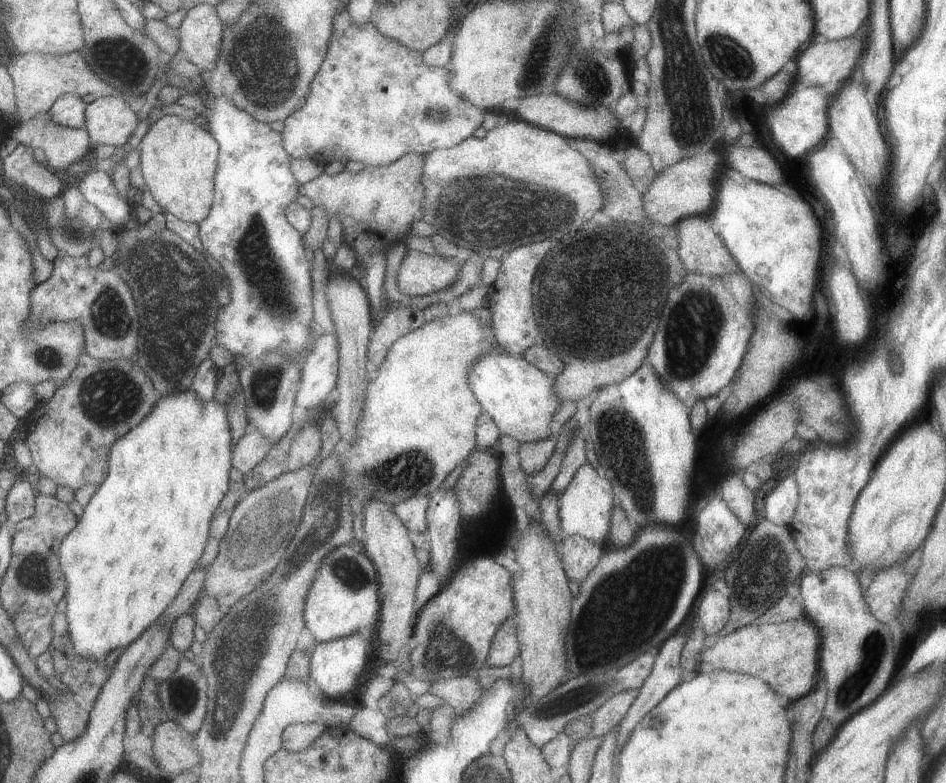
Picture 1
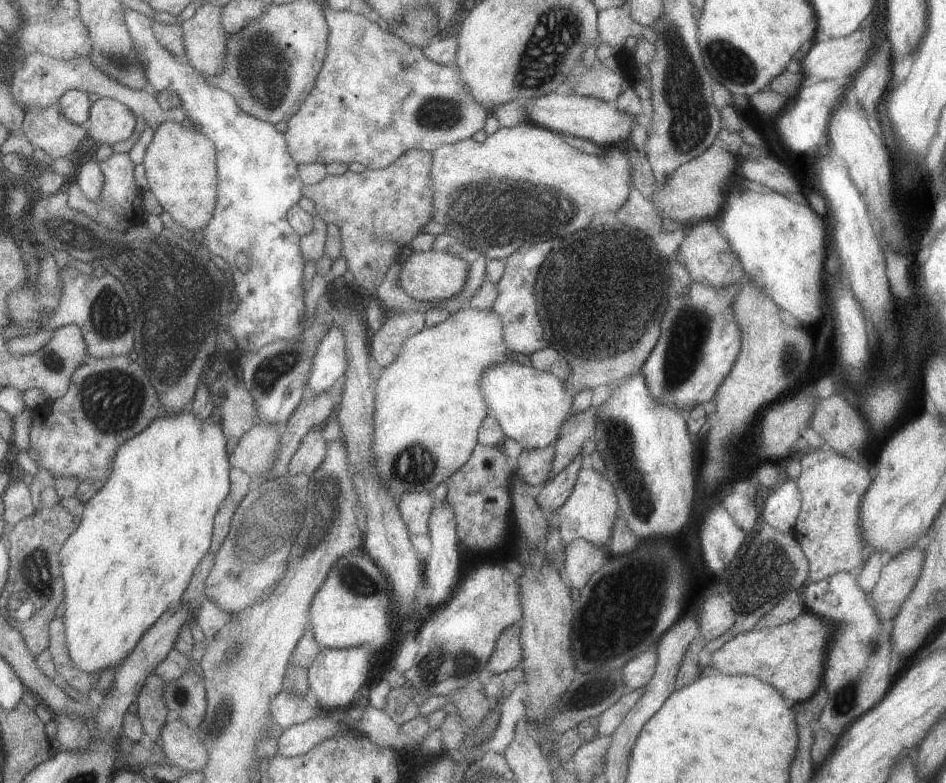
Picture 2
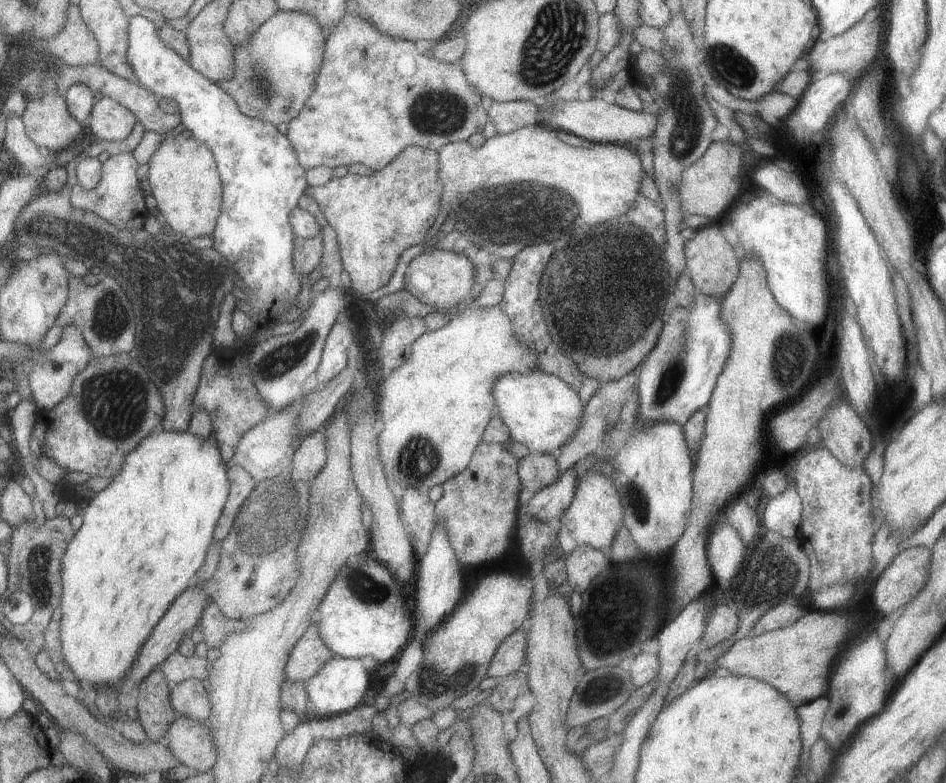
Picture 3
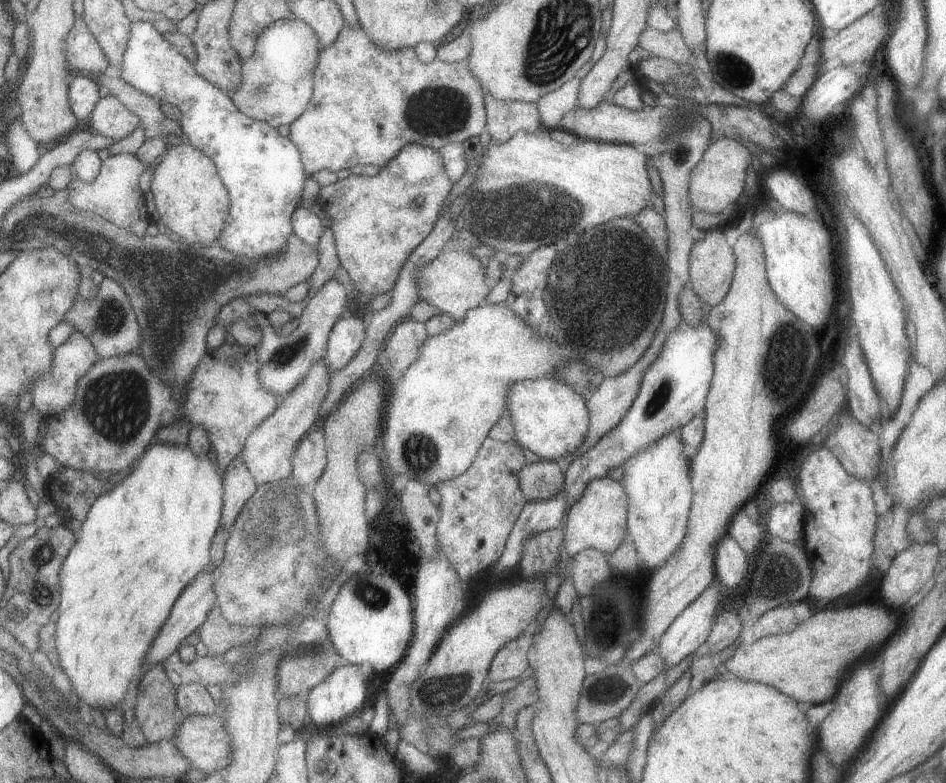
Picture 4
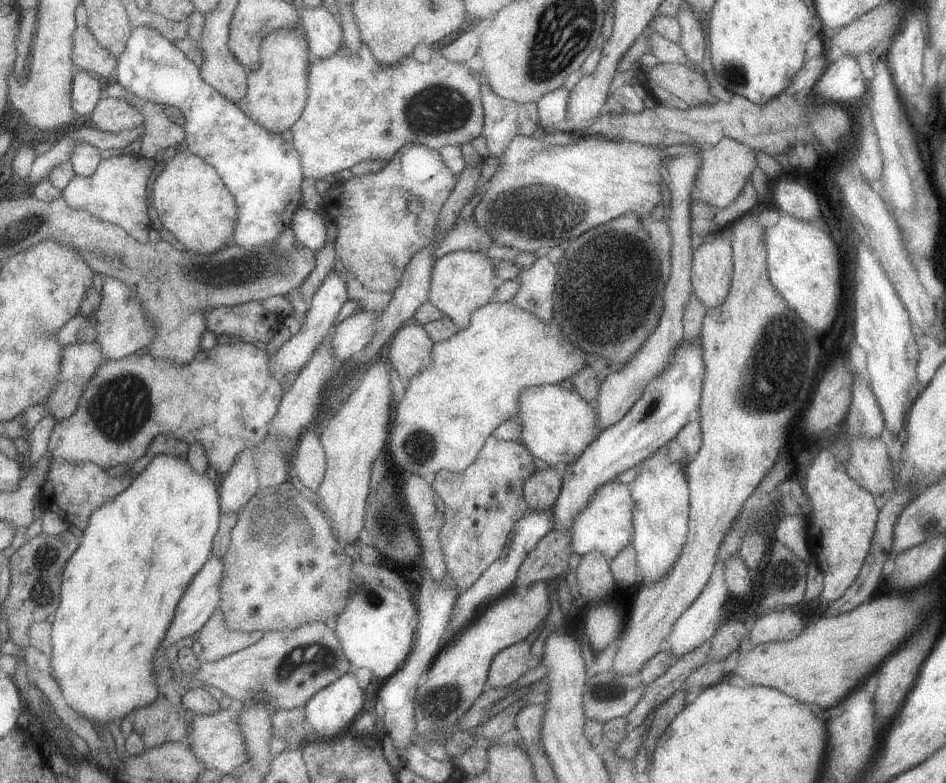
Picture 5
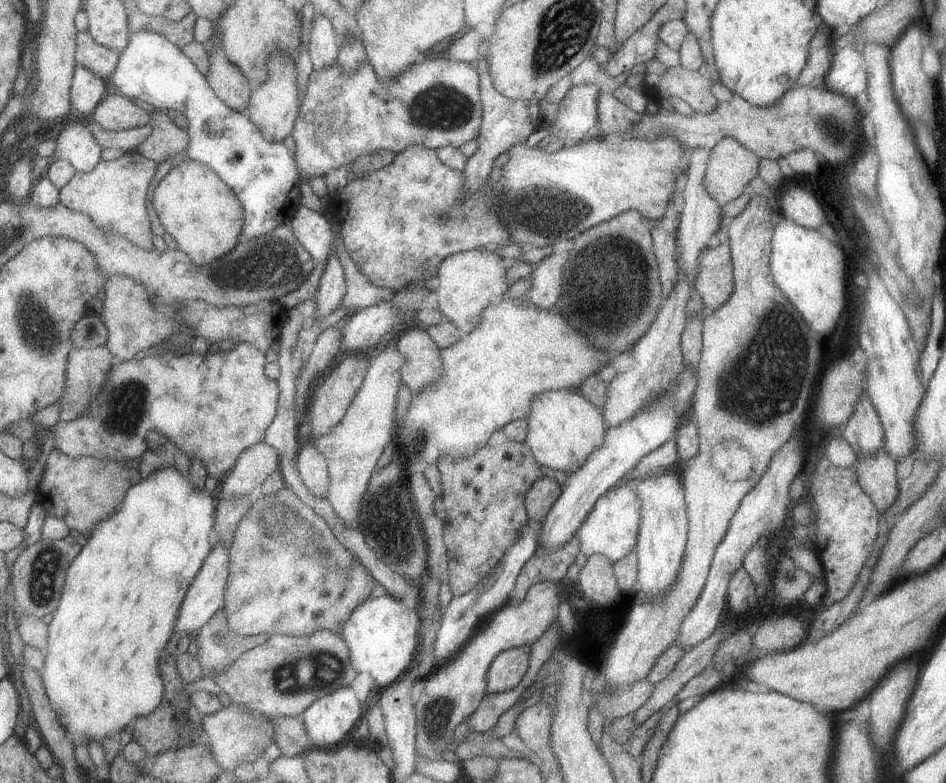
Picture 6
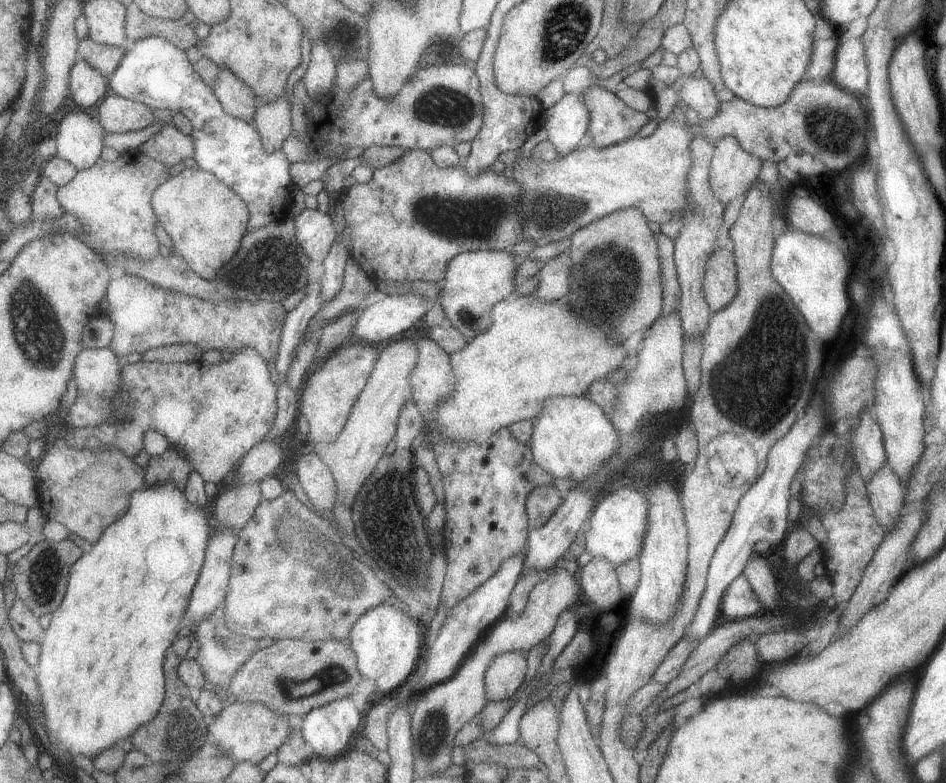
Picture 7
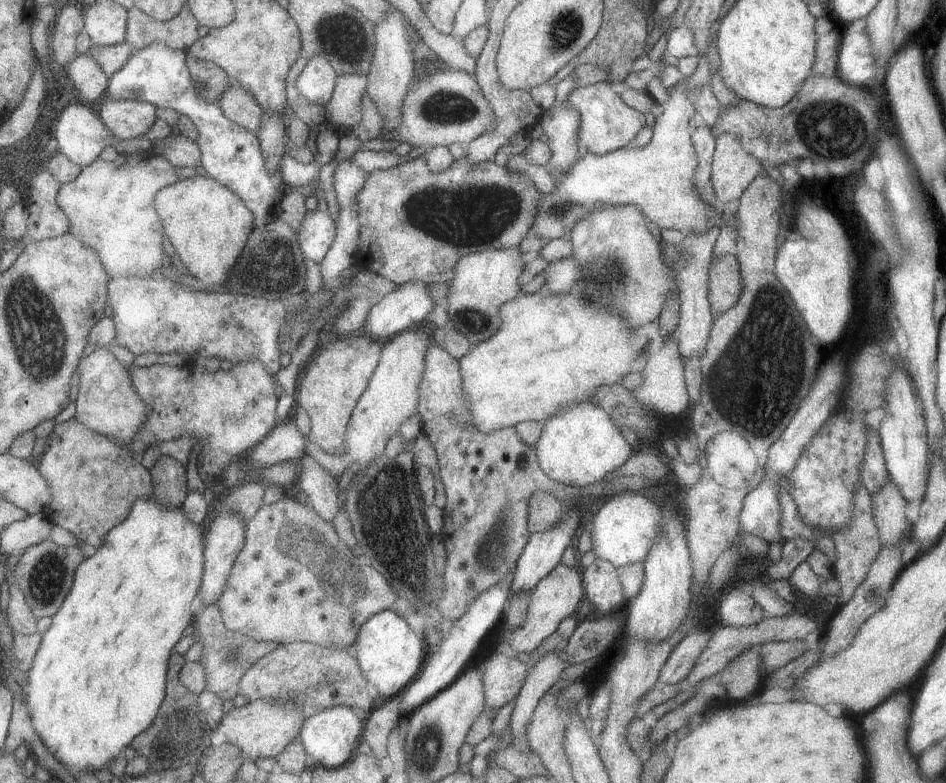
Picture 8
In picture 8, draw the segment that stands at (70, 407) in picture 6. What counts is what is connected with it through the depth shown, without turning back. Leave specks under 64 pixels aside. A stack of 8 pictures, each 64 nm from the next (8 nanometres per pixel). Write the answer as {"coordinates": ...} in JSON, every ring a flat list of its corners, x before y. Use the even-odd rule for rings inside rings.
{"coordinates":[[95,348,91,354,81,354,77,362,77,376,79,376,79,394,75,400,75,414,73,420,93,434,105,436,113,442,123,442,133,436,133,432,139,428,145,412,145,404,137,398,137,394,131,388,127,370,119,364,113,350,107,348]]}

